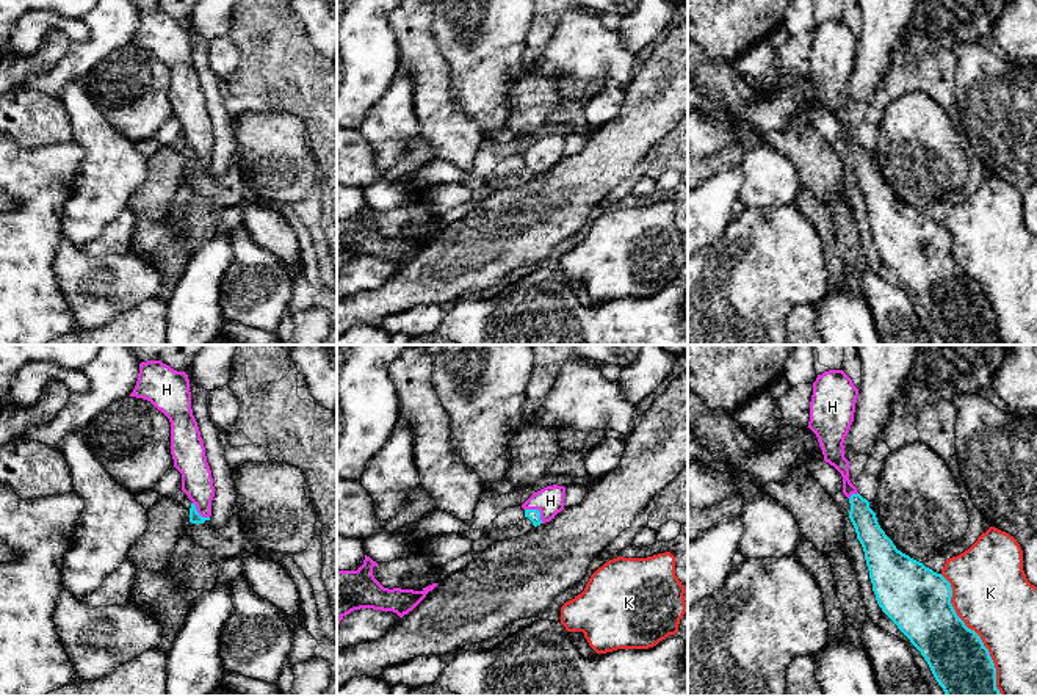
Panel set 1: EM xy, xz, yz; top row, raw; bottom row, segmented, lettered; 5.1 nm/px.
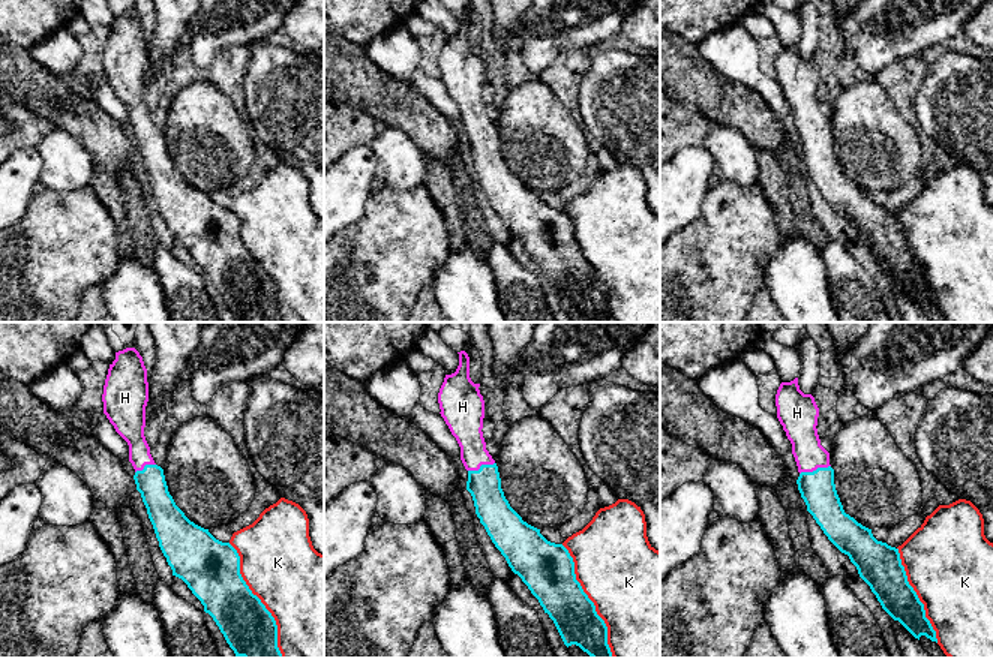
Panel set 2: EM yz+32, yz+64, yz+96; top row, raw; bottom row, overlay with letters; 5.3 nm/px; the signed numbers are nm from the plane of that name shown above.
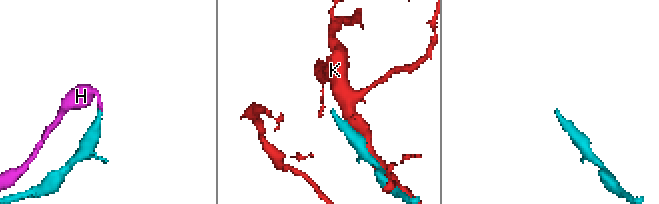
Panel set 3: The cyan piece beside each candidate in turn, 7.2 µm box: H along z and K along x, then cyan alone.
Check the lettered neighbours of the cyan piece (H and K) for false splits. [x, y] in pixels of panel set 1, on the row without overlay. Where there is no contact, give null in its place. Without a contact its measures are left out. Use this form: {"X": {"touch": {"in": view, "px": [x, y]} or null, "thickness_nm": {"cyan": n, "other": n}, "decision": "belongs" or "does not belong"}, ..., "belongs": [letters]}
{"H": {"touch": {"in": "xz", "px": [538, 159]}, "thickness_nm": {"cyan": 60, "other": 140}, "decision": "belongs"}, "K": {"touch": {"in": "yz", "px": [976, 282]}, "thickness_nm": {"cyan": 300, "other": 400}, "decision": "does not belong"}, "belongs": ["H"]}

